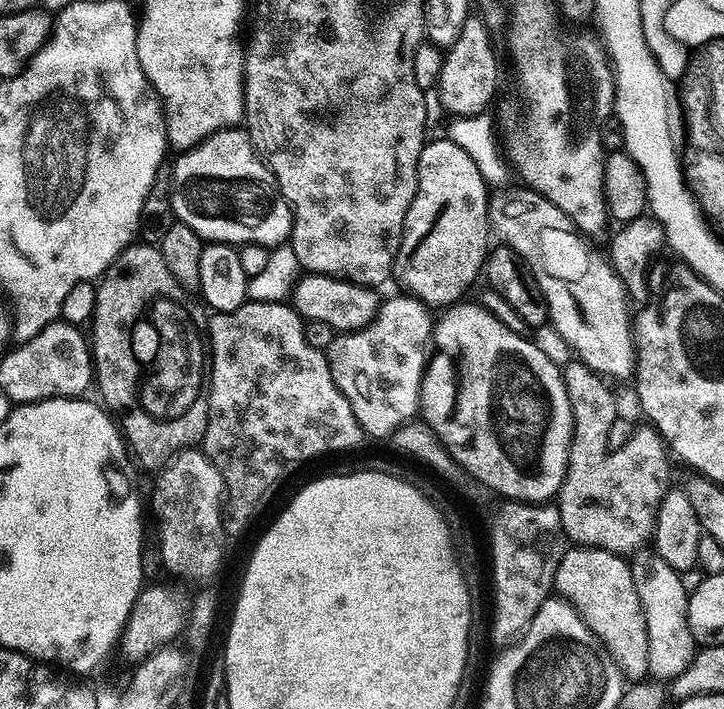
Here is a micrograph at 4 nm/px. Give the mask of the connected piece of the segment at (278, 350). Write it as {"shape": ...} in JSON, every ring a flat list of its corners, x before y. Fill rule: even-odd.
{"shape":[[248,300,242,306,238,306,238,310,212,312,209,317,209,320,206,320,206,344,210,349,210,375,206,380,208,421,206,422,206,434,202,441,202,451,210,458,210,462,214,462,214,466,218,466,218,474,222,474,224,479,226,493,224,531,229,537,232,537,247,530,248,523,267,506,268,499,276,492,276,487,295,468,300,468,307,460,312,460,315,456,324,456,327,452,344,452,347,448,354,447,359,440,363,441,365,434,360,429,358,418,354,418,354,410,350,406,350,402,346,402,342,390,338,390,338,386,330,374,327,355,321,349,310,346,310,342,306,342,305,321,291,303]]}

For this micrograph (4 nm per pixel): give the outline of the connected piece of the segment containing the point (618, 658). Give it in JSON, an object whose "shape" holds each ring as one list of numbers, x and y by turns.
{"shape":[[569,547,562,562,558,562,558,574,554,574,554,592,559,599,571,604,582,622,586,622,602,646,606,646,625,681,644,682,649,679,646,618,642,614,642,602,638,602,638,590,634,590,632,564,624,560,627,559,619,552]]}

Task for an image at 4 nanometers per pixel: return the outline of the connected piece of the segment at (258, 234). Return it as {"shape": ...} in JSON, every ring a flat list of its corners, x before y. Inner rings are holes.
{"shape":[[243,127,224,128,221,132,215,132,213,136,207,136,201,144,196,145,179,153,180,156,176,160,176,164,171,165,172,169,172,210,175,219,181,224,190,226,190,230,194,230,200,235,201,240,205,242,215,242,218,244,230,244,239,246,242,244,267,244,269,246,280,246,285,243,292,235,292,208,286,202,286,198,280,192,278,182,274,178,274,174,268,169,268,165,258,155,257,149,254,147,252,137]]}

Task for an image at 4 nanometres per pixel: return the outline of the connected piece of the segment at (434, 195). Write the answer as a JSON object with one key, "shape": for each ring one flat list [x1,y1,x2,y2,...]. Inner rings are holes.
{"shape":[[449,138,429,139,418,158,418,186,414,202,406,214,404,233,396,251,394,280,401,284,407,295,415,296,422,304,429,306,451,306,481,275,485,259,490,251,490,225,488,222,489,185,479,173,464,149]]}

